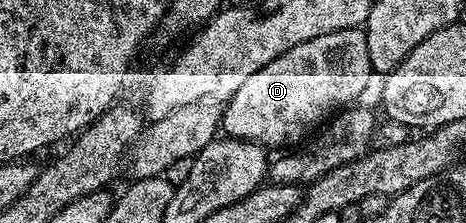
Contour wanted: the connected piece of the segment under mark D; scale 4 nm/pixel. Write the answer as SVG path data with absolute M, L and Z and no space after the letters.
M363 29L343 30L342 32L326 32L322 36L314 36L314 40L306 40L306 44L298 44L294 48L290 48L290 52L282 52L282 56L278 56L278 60L270 60L270 64L266 64L266 68L258 68L258 72L254 72L254 76L250 76L250 80L246 80L246 84L242 84L242 88L238 88L238 92L234 92L232 98L227 99L222 106L222 130L229 138L240 138L244 142L255 142L265 148L271 146L288 146L284 148L292 148L295 142L300 142L323 118L328 118L337 113L341 108L347 107L349 104L355 103L356 98L368 86L368 81L374 78L374 71L370 64L370 48L366 48L366 36Z

